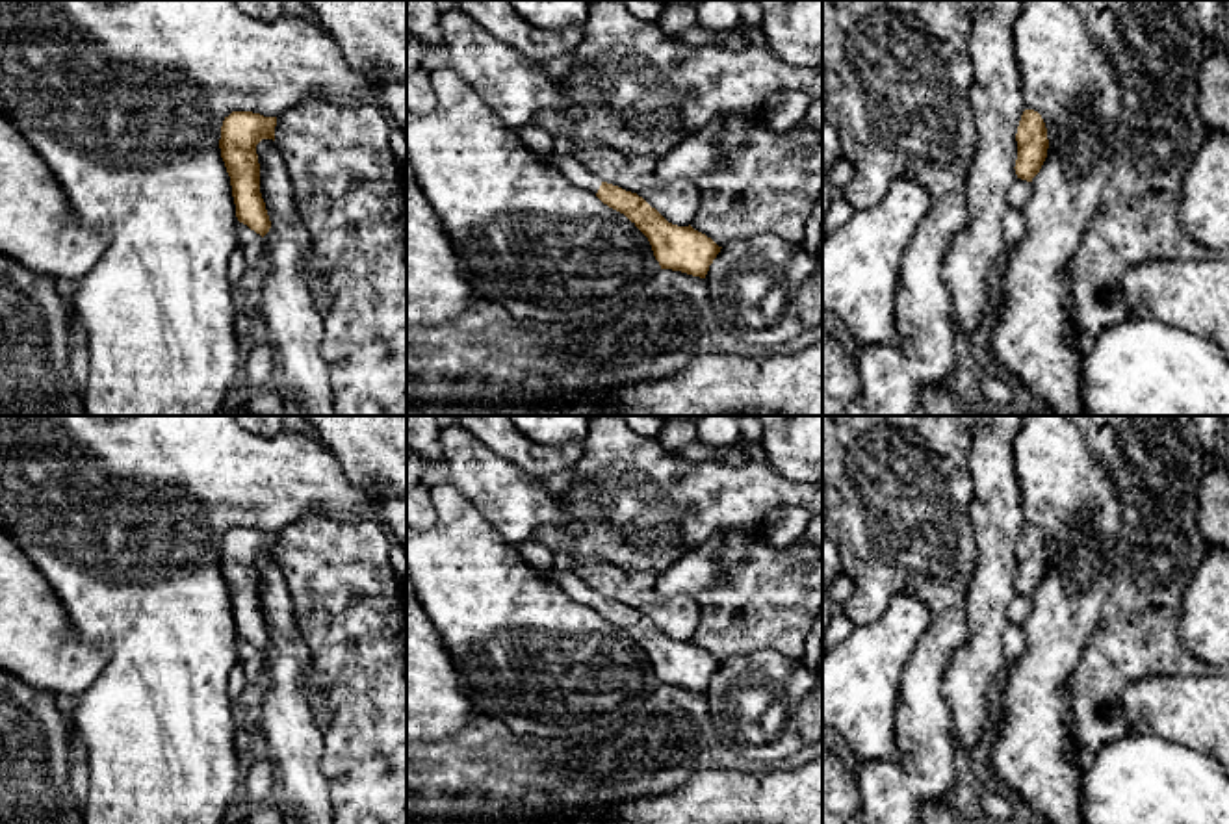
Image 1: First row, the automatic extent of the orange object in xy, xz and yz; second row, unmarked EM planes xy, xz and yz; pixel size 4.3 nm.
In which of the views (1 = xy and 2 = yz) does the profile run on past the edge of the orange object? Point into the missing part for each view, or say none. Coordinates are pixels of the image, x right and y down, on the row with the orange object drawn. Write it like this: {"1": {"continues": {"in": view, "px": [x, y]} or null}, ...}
{"1": {"continues": null}, "2": {"continues": null}}

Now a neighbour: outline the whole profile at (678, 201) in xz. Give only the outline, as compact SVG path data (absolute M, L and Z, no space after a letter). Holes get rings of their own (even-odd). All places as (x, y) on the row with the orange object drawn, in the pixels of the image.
M574 141L572 156L603 182L642 197L672 225L689 226L700 208L700 189L692 182L657 178L655 156L626 154L594 141Z

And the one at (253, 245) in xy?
M238 223L238 247L245 252L247 267L252 267L260 273L271 271L271 264L264 256L264 239L260 234L251 230L247 225Z

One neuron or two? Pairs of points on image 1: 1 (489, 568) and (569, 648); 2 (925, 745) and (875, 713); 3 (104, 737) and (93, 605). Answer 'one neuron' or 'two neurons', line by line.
1: one neuron
2: two neurons
3: one neuron

